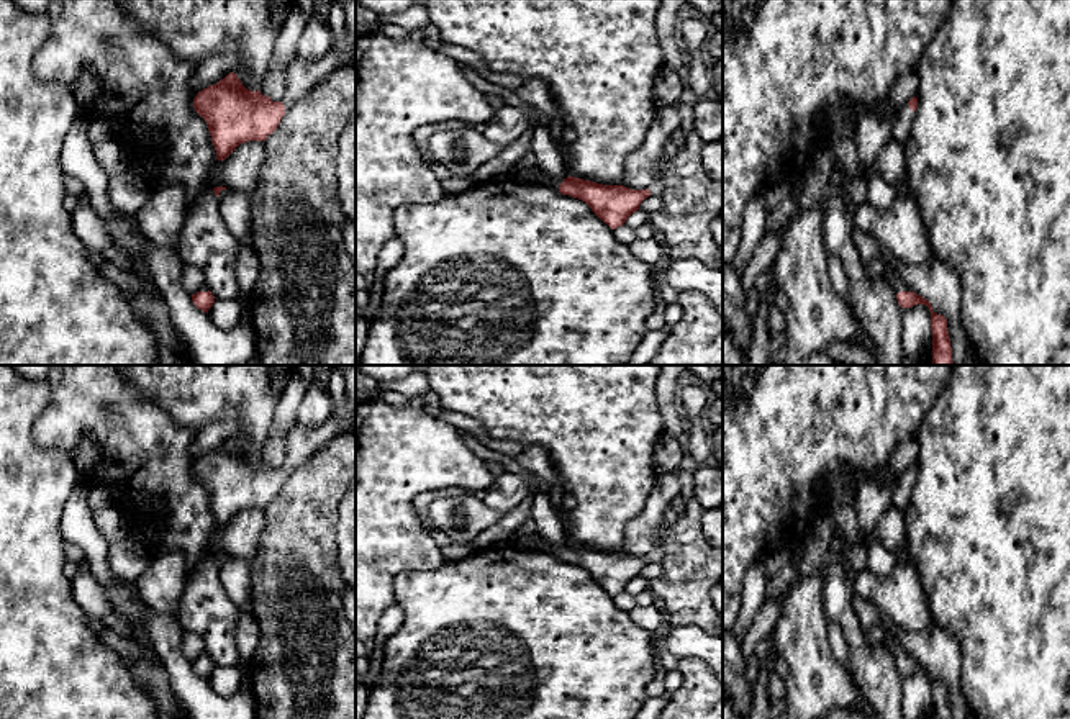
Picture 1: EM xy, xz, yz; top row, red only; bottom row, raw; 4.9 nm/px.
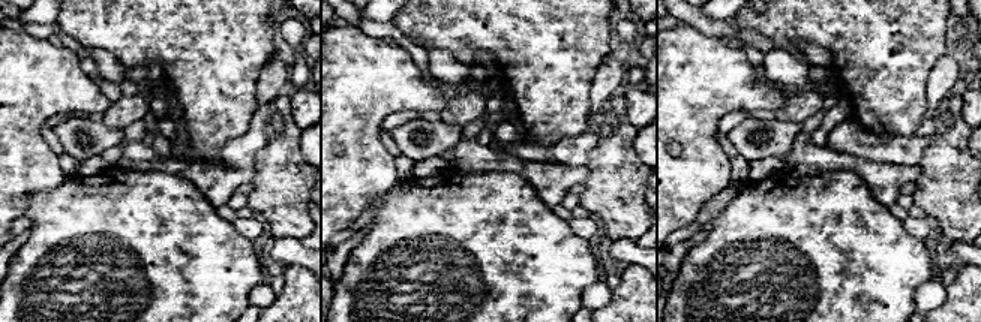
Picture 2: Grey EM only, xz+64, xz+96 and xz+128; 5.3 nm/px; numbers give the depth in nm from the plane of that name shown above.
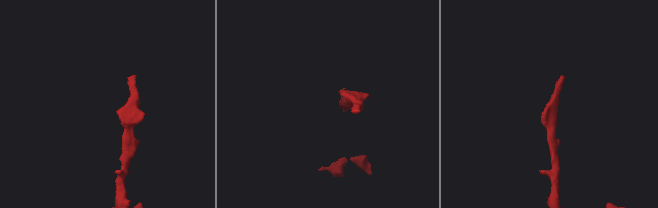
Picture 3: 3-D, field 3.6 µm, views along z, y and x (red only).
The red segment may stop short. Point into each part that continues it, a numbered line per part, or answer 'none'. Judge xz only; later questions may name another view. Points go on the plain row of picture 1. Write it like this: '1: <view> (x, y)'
1: xz (533, 542)

